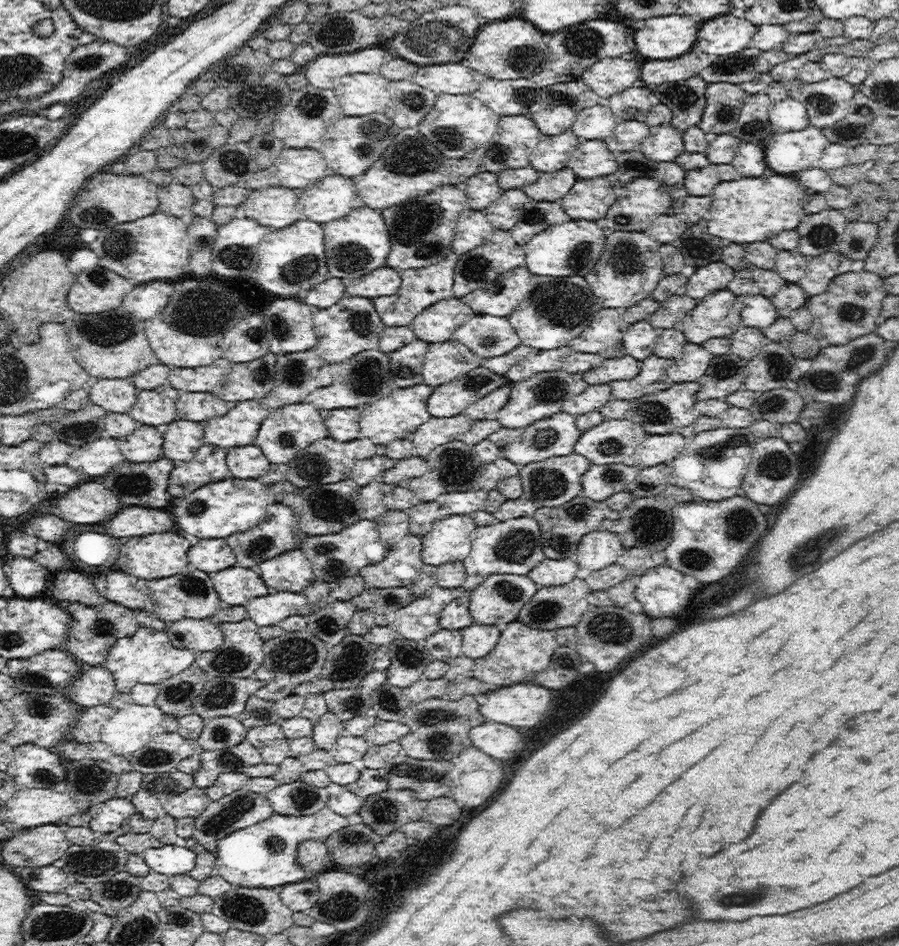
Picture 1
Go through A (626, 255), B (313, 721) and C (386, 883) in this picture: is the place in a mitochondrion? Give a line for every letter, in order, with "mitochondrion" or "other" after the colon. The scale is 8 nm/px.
A: mitochondrion
B: other
C: other

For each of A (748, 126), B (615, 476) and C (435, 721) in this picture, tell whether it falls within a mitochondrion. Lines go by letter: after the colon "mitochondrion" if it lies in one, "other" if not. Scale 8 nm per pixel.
A: mitochondrion
B: mitochondrion
C: mitochondrion

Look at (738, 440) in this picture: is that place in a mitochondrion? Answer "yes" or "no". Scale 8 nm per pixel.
yes

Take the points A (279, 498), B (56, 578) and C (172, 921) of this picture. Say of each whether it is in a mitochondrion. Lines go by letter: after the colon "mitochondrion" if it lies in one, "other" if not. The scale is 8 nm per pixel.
A: other
B: other
C: mitochondrion

